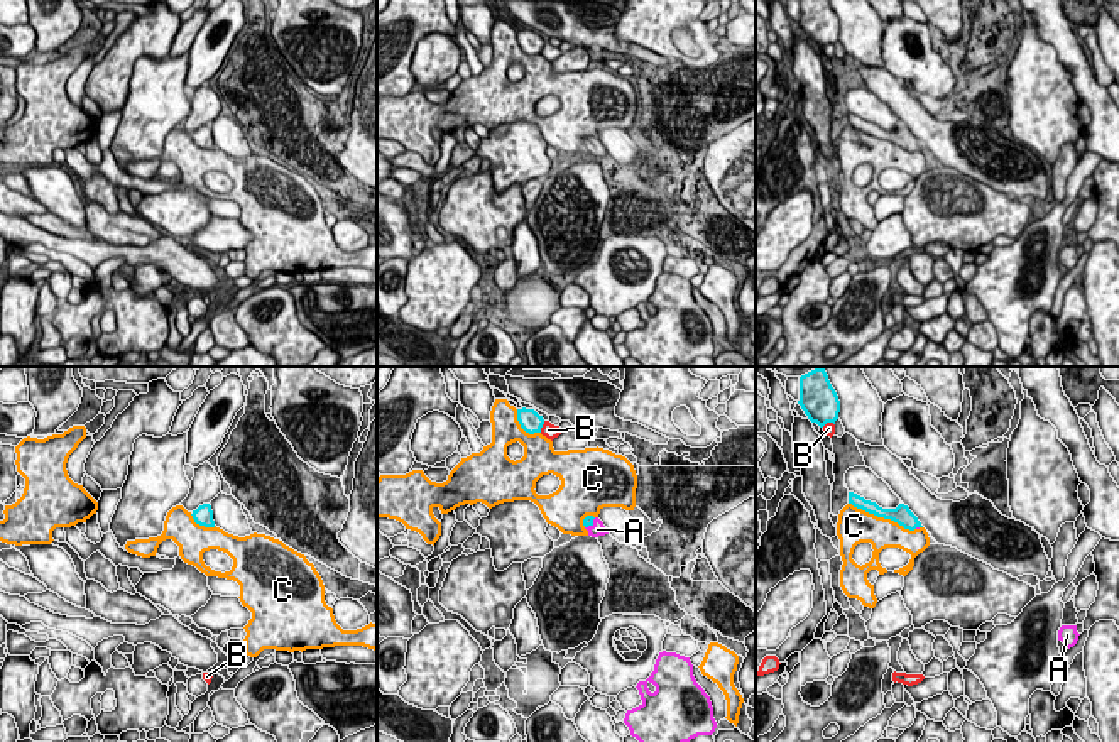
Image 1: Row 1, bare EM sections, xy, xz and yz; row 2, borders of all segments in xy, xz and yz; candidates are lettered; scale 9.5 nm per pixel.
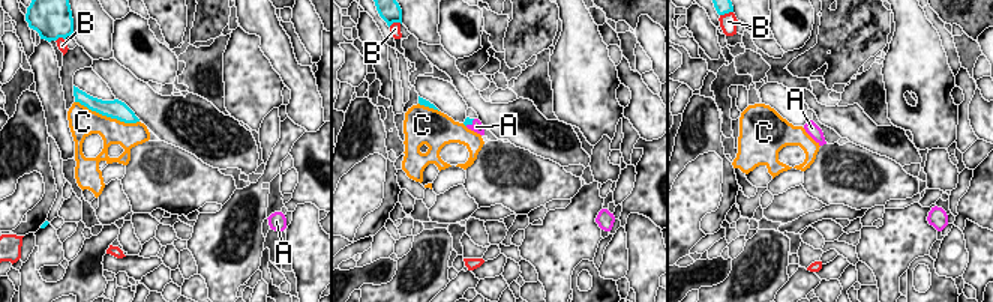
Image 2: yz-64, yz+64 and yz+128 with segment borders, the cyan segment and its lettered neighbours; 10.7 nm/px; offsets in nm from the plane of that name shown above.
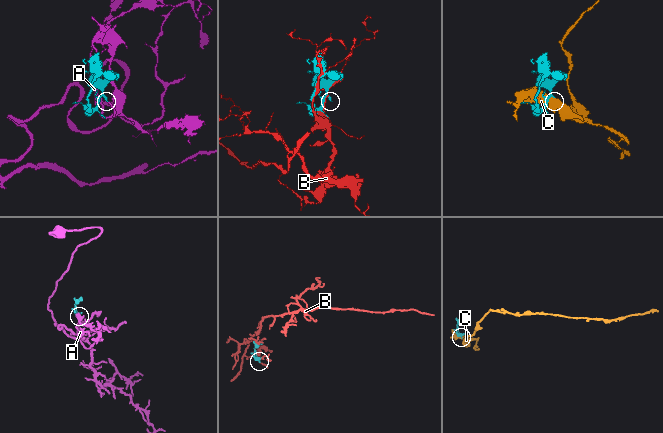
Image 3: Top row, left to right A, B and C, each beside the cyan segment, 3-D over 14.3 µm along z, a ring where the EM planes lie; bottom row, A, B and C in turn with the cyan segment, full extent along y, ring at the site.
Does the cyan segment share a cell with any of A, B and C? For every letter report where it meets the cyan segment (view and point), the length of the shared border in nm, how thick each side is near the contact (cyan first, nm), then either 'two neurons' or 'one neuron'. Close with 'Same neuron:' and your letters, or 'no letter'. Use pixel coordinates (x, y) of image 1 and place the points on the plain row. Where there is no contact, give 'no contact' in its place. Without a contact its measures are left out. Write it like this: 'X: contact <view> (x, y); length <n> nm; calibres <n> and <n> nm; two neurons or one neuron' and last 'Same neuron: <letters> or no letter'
A: contact xz (590, 146); length 150 nm; calibres 100 and 130 nm; one neuron
B: contact xz (541, 48); length 120 nm; calibres 200 and 140 nm; two neurons
C: contact yz (883, 137); length 700 nm; calibres 180 and 320 nm; two neurons
Same neuron: A

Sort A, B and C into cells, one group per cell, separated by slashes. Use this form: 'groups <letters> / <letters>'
groups A / B / C

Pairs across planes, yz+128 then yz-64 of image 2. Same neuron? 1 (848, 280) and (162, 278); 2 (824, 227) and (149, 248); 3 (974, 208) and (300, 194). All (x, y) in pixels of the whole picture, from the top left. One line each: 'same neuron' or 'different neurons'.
1: same neuron
2: different neurons
3: same neuron

